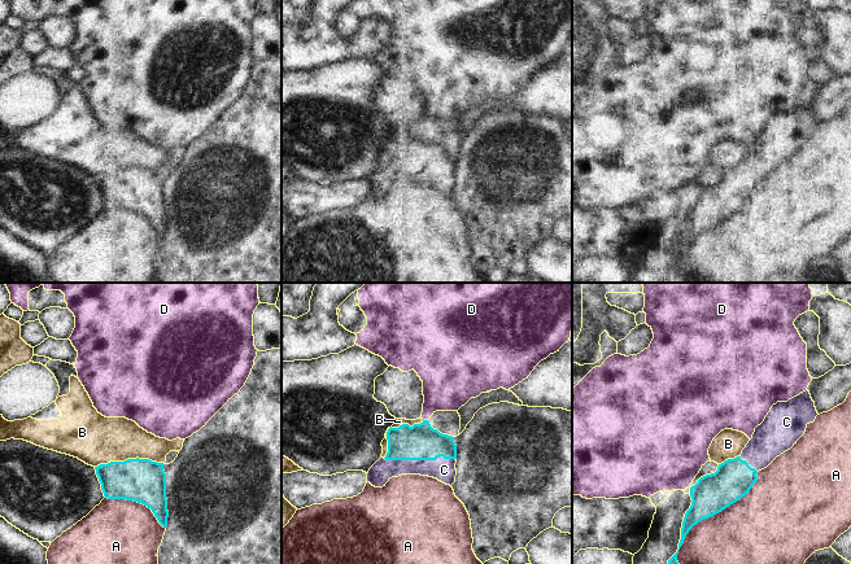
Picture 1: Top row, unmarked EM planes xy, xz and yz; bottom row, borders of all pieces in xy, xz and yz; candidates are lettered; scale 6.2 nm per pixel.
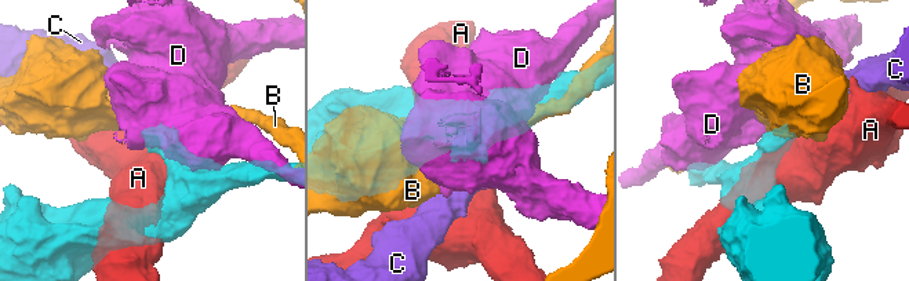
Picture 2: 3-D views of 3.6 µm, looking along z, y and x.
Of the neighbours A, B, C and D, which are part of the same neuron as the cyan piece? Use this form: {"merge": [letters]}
{"merge": ["C"]}

